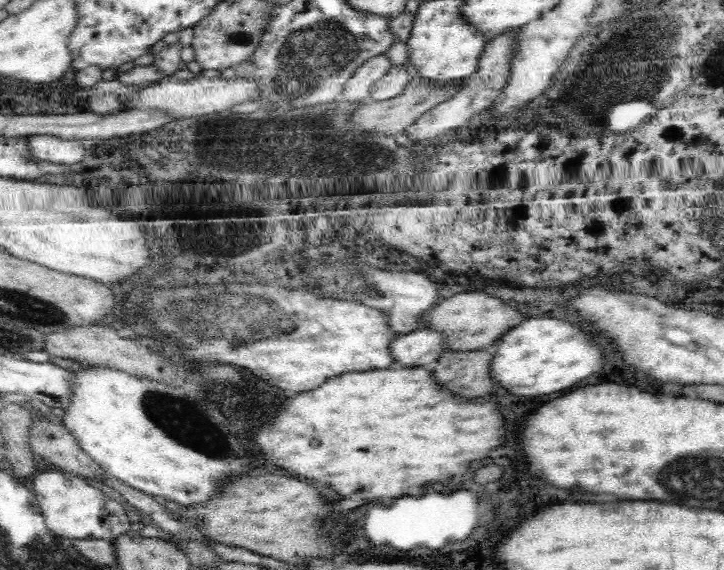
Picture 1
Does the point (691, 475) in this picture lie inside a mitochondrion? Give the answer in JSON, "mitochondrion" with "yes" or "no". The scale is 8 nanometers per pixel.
{"mitochondrion":"yes"}

